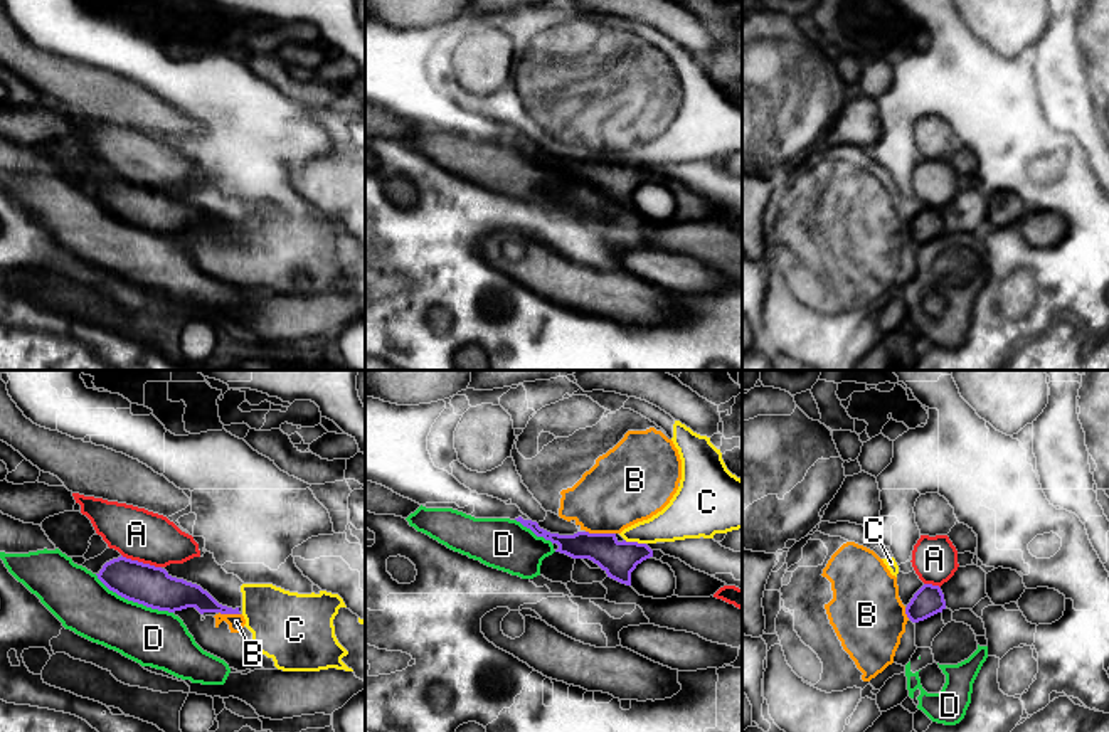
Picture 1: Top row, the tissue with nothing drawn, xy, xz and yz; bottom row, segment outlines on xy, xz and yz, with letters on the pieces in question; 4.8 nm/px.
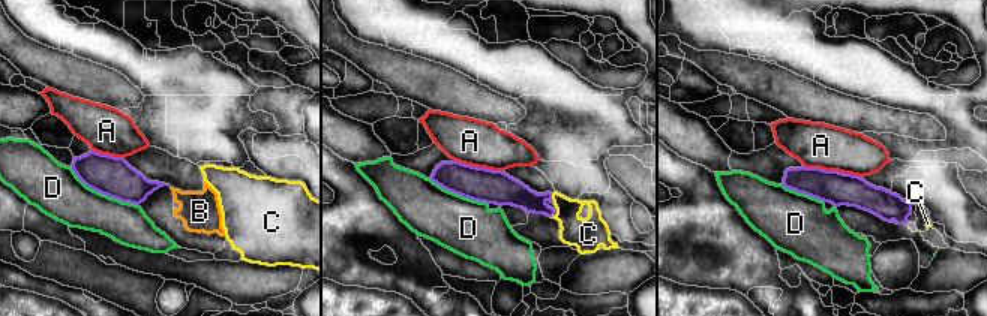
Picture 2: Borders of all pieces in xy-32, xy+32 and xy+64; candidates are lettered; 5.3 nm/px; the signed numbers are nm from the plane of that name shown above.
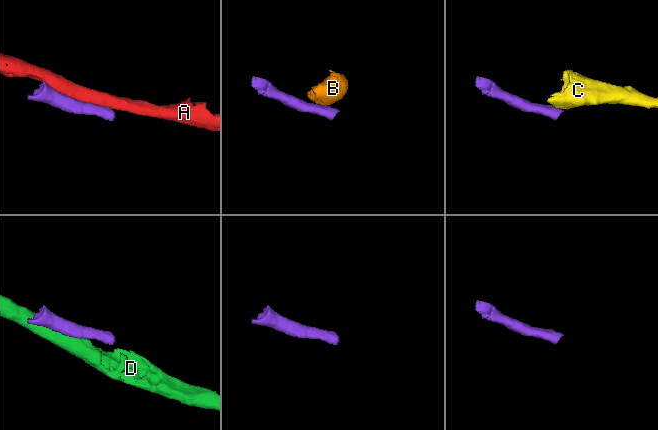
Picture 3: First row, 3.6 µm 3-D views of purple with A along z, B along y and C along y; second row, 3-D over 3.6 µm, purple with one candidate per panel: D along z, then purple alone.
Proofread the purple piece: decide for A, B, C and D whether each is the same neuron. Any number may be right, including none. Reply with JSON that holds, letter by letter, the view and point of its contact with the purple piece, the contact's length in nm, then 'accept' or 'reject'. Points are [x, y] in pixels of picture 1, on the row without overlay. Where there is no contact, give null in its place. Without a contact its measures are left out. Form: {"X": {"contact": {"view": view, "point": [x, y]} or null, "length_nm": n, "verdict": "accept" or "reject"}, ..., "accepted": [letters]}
{"A": {"contact": {"view": "xy", "point": [142, 185]}, "length_nm": 200, "verdict": "reject"}, "B": {"contact": {"view": "xz", "point": [601, 157]}, "length_nm": 140, "verdict": "reject"}, "C": {"contact": {"view": "xz", "point": [635, 165]}, "length_nm": 110, "verdict": "reject"}, "D": {"contact": {"view": "xy", "point": [133, 224]}, "length_nm": 420, "verdict": "reject"}, "accepted": []}

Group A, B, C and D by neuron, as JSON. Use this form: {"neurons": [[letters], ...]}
{"neurons": [["A"], ["B", "C"], ["D"]]}

